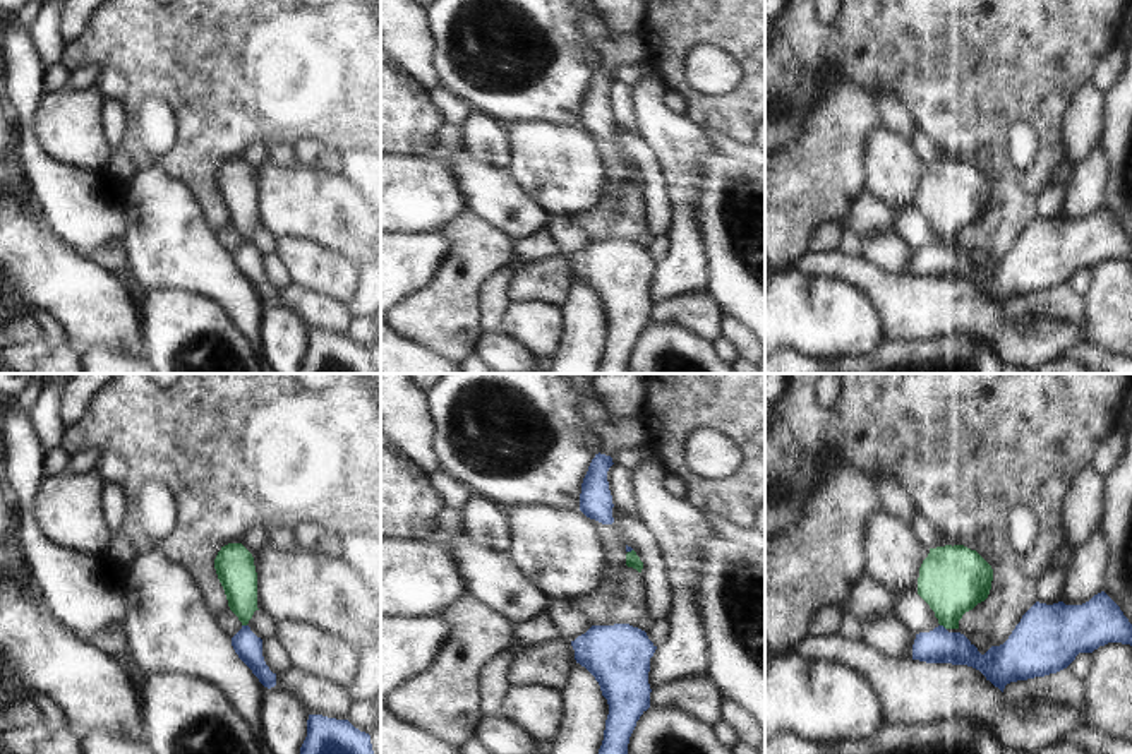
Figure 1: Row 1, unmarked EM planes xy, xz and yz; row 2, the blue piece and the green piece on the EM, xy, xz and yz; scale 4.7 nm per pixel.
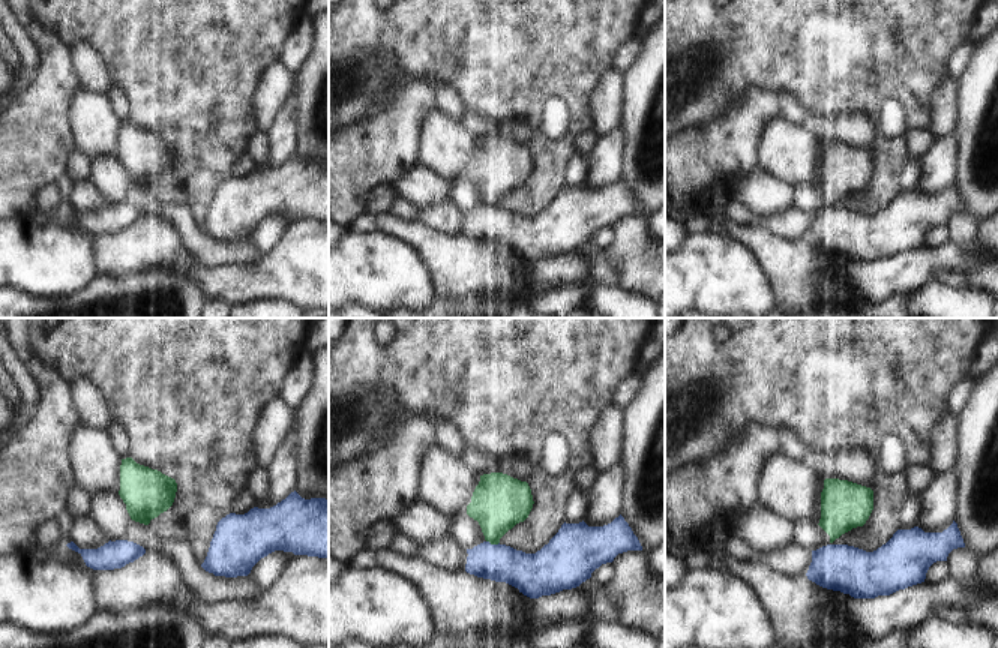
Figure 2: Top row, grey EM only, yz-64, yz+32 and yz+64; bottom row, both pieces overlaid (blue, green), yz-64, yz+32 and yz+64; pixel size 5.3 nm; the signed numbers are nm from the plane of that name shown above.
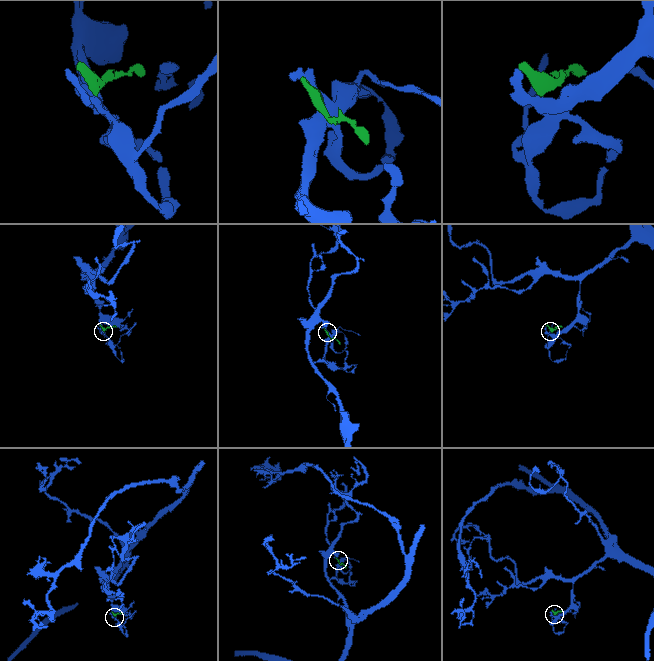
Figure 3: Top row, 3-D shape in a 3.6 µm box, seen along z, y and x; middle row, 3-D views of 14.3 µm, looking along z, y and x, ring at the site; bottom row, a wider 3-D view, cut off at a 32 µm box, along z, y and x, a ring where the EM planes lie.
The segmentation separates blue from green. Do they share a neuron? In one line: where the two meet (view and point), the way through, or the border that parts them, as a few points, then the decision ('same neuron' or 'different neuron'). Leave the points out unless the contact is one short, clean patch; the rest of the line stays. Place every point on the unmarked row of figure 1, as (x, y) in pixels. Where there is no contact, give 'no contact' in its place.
meets blue in yz at (944, 244); border along yz (940, 240), (945, 245); different neuron

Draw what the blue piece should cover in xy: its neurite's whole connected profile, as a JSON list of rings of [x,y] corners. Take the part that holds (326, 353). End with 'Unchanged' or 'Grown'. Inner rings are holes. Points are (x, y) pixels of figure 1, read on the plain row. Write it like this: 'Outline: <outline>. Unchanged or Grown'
Outline: [[[309,331],[307,353],[297,374],[376,374],[370,351],[348,336]]]. Unchanged

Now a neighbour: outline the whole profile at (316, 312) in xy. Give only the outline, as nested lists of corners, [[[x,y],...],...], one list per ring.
[[[292,283],[276,291],[276,305],[292,312],[309,331],[348,336],[352,314],[343,305]]]

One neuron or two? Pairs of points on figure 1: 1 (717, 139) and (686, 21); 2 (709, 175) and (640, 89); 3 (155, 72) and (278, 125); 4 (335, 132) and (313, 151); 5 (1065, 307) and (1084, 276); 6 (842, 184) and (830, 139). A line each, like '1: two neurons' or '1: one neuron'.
1: two neurons
2: two neurons
3: one neuron
4: two neurons
5: two neurons
6: one neuron

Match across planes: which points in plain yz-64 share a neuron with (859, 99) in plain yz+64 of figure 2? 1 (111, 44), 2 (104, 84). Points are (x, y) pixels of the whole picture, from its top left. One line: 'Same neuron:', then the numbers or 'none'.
Same neuron: 1

